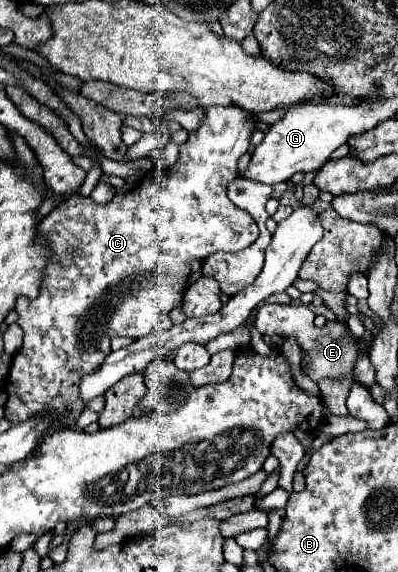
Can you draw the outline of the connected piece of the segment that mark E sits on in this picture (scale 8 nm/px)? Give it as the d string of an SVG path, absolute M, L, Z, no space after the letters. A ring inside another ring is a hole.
M263 304L259 310L257 310L257 316L255 316L255 328L261 332L261 334L267 334L267 336L293 336L297 338L299 346L305 350L305 368L303 372L313 378L313 380L319 380L323 376L327 378L343 378L347 374L347 370L353 370L355 366L355 360L359 358L359 346L345 334L347 326L345 324L339 324L339 322L327 322L323 328L317 328L313 326L313 320L315 320L315 314L311 312L309 306L305 304Z

